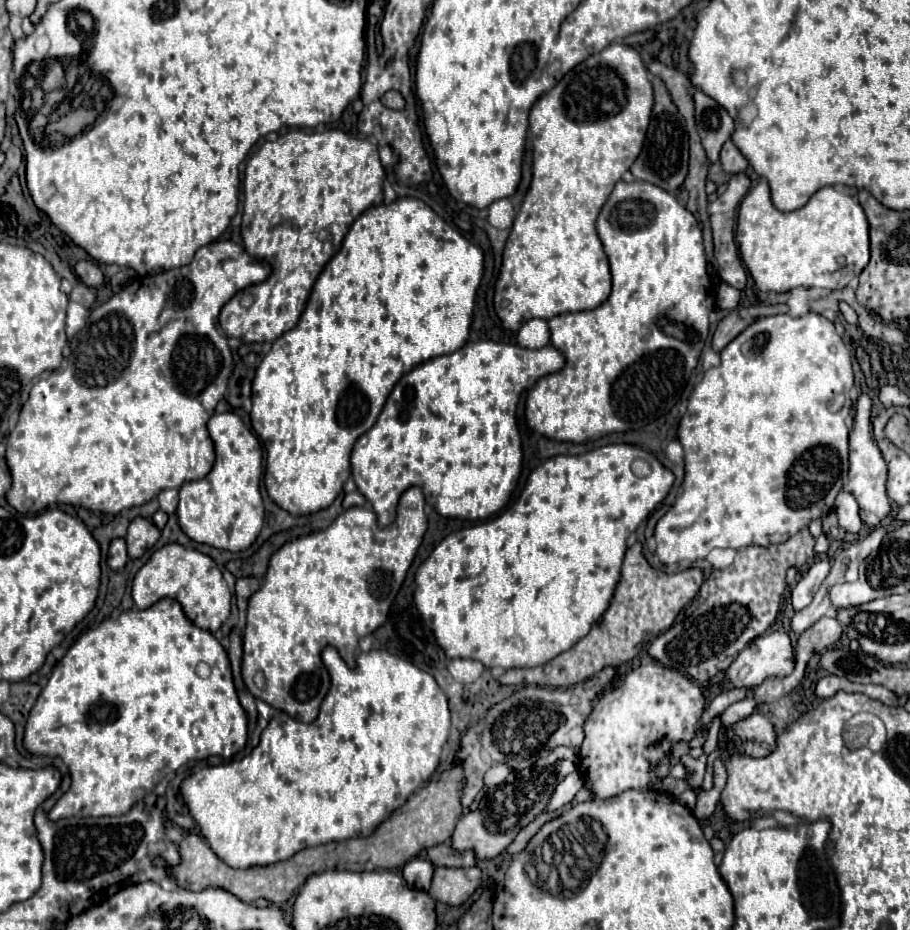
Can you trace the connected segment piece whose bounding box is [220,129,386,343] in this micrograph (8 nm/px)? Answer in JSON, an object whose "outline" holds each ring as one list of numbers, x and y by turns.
{"outline":[[290,129,286,135,280,135,276,141,266,141,254,155,252,159,248,161,248,167,246,167,246,177,244,177,244,215,242,215,242,237,244,237,244,247,246,251,250,253,250,257,254,259,260,259,260,261,266,261,272,265,272,277,268,277,268,281,262,281,258,285,250,285,242,291,238,291,224,307,222,307,222,313,220,313,220,319,222,319,222,329,228,337,238,337,246,343,264,343,264,341,276,341,282,333,290,331,300,315,302,315,302,309,310,297,310,289,318,277,318,273,324,269,326,261,340,249,340,243,342,243,342,237,348,233,350,225,354,223,354,219,374,207,374,205,380,205,382,199,384,199,384,167,382,167,382,161,380,161,380,155,378,155,378,145,372,143,370,139,364,139,364,137,352,137,348,133,340,129,325,129,324,131,312,131,307,133,302,129]]}

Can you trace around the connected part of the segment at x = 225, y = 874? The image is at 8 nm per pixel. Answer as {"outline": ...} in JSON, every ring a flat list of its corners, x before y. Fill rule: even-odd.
{"outline":[[452,767,442,773,442,779,430,781,418,793,410,795,408,801,402,807,398,807,386,821,382,821,370,837,346,839,346,841,326,843,318,847,306,847,298,851,296,855,292,855,290,859,272,863,266,867,250,867,250,869,228,867,222,859,216,857,216,853,208,847,208,843,200,835,188,833,178,843,180,863,170,867,168,873,182,889,202,891,206,887,220,887,220,889,230,891,244,903,252,903,264,897,270,903,280,905,288,901,294,895,294,891,298,891,306,883,306,879,314,873,330,871,330,869,346,869,346,871,396,869,396,867,402,867,412,857,416,857,422,849,430,845,446,843,452,837,456,821,462,813,460,787,462,787,462,769]]}

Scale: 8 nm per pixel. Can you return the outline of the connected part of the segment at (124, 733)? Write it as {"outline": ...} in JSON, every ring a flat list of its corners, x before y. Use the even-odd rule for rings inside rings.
{"outline":[[168,597,160,599,156,605,152,605,150,609,144,609,144,611,140,611,140,609,122,611,116,619,106,619,96,629,84,633,78,639,78,643,74,643,68,649,64,659,54,667,46,687,42,689,36,705,30,711,30,717,26,721,26,733,24,733,24,747,30,753,34,753,34,755,58,755,70,767,72,785,64,793,64,797,58,799,54,809,50,811,48,817,52,821,58,821,58,817,106,817,106,815,128,813,130,807,136,801,140,801,142,797,146,797,167,773,176,772,177,769,191,761,202,761,202,759,212,757,212,755,220,755,220,757,230,759,230,757,234,757,236,753,240,753,244,749,246,741,248,741,248,715,242,709,242,705,238,701,238,695,236,695,236,689,234,689,228,651,222,647,222,643,208,629,196,627,184,615,182,605,176,599,168,599],[200,661,206,661,212,667,212,673,206,679,198,677,196,671,194,671]]}

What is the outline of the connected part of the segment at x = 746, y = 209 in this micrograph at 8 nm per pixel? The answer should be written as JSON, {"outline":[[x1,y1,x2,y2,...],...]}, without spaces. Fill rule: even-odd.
{"outline":[[760,179,740,203,736,241,760,291,784,293,800,285,842,289,868,265,868,229,870,225,860,203,834,187,822,187,804,207,780,213,770,201,768,181]]}

